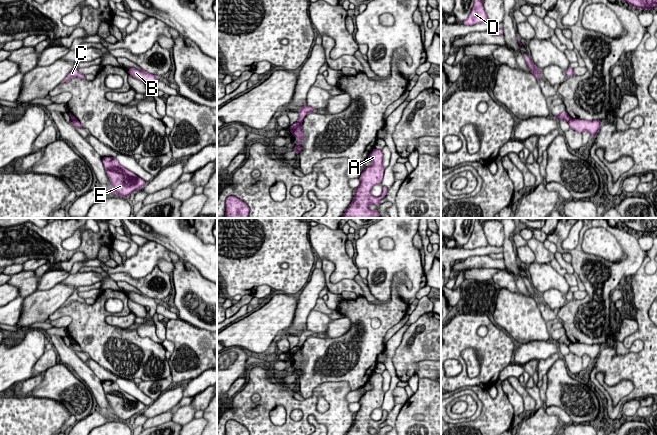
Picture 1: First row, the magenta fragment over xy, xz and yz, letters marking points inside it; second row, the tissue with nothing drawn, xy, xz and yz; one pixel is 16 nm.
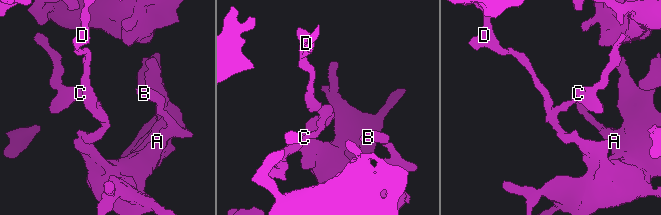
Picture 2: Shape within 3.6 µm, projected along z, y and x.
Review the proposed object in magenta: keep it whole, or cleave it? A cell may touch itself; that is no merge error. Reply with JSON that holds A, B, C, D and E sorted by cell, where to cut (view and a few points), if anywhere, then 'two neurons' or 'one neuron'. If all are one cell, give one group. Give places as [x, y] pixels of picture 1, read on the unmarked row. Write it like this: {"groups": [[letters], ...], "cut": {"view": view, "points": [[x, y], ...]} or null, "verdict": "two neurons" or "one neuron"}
{"groups": [["A", "B", "E"], ["C", "D"]], "cut": {"view": "xz", "points": [[297, 345], [301, 346]]}, "verdict": "two neurons"}

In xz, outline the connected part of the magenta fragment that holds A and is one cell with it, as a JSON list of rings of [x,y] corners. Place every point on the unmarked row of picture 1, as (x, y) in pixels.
[[[374,373],[367,382],[372,389],[366,391],[360,399],[360,409],[355,413],[354,423],[346,435],[377,435],[371,434],[369,429],[372,427],[379,430],[379,425],[383,423],[388,412],[382,410],[382,418],[374,421],[371,414],[374,409],[381,408],[384,400],[383,376],[381,373]]]

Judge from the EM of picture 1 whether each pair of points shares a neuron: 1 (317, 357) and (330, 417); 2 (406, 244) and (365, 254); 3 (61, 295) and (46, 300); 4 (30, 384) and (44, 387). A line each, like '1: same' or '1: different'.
1: different
2: same
3: same
4: different

